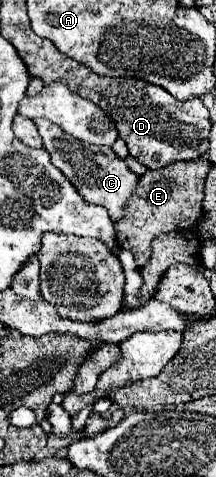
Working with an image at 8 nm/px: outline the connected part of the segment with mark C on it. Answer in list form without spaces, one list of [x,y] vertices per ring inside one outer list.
[[[34,119],[34,123],[38,127],[38,133],[44,139],[44,149],[52,157],[52,165],[58,167],[70,179],[70,183],[74,183],[78,193],[88,203],[106,207],[112,221],[118,221],[124,215],[124,205],[134,193],[134,187],[138,183],[138,177],[128,169],[128,165],[122,159],[118,159],[110,147],[94,147],[94,145],[82,143],[66,135],[62,129],[58,129],[54,123],[46,119]]]

